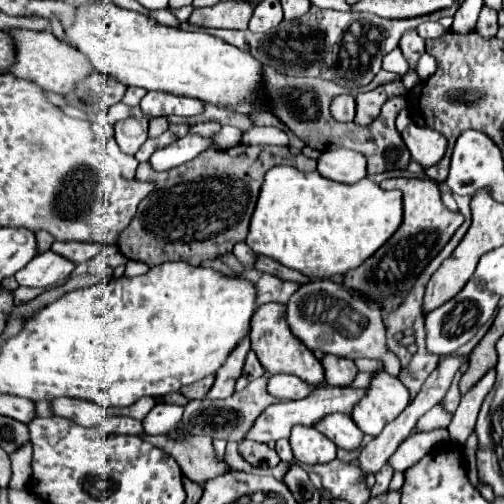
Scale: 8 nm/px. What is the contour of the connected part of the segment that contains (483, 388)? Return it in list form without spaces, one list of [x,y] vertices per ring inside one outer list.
[[[489,370],[485,378],[481,378],[463,398],[461,398],[461,404],[457,408],[457,412],[453,414],[453,420],[451,424],[447,426],[449,434],[451,434],[451,440],[459,446],[465,444],[465,440],[469,438],[469,434],[473,432],[475,428],[475,420],[477,420],[477,414],[479,414],[479,408],[483,404],[483,398],[487,396],[487,392],[493,388],[495,384],[495,370]]]

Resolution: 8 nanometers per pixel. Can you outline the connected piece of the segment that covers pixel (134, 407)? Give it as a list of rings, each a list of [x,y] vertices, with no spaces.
[[[147,396],[147,398],[137,400],[137,404],[131,404],[129,408],[107,408],[107,414],[115,414],[115,416],[123,414],[123,416],[129,416],[135,420],[143,420],[151,412],[153,406],[155,406],[155,400]]]

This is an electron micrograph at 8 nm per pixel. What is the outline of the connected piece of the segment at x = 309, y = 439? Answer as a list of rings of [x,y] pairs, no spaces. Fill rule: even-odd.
[[[295,426],[289,440],[295,460],[301,464],[325,464],[331,462],[337,454],[337,446],[333,444],[333,440],[317,432],[313,426]]]

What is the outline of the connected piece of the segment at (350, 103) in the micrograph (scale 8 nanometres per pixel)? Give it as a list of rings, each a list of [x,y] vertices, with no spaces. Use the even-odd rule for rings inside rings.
[[[341,94],[331,104],[331,114],[337,122],[351,122],[355,118],[355,98],[351,94]]]

